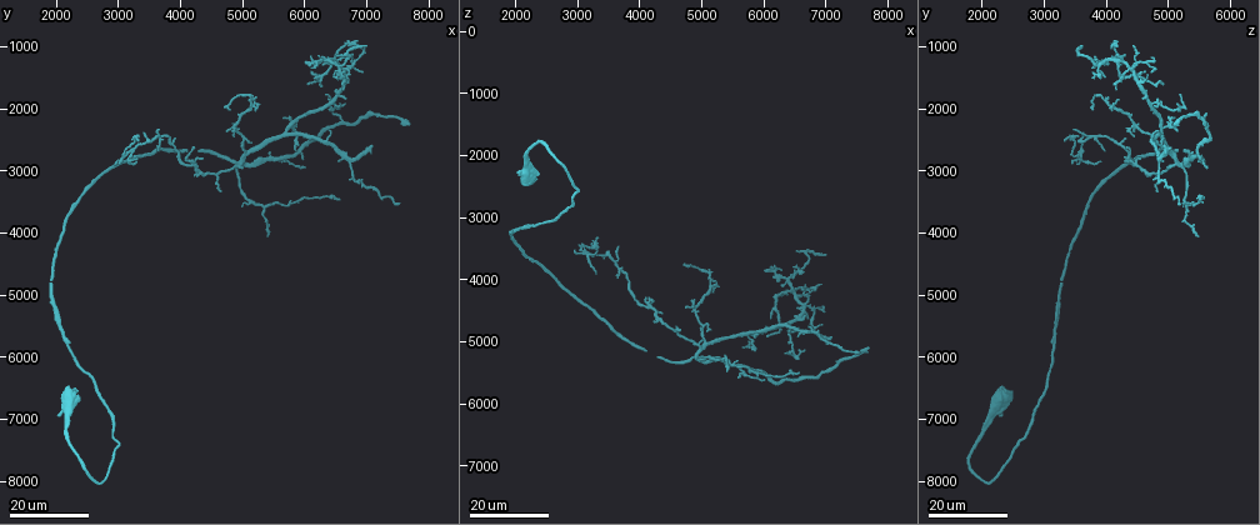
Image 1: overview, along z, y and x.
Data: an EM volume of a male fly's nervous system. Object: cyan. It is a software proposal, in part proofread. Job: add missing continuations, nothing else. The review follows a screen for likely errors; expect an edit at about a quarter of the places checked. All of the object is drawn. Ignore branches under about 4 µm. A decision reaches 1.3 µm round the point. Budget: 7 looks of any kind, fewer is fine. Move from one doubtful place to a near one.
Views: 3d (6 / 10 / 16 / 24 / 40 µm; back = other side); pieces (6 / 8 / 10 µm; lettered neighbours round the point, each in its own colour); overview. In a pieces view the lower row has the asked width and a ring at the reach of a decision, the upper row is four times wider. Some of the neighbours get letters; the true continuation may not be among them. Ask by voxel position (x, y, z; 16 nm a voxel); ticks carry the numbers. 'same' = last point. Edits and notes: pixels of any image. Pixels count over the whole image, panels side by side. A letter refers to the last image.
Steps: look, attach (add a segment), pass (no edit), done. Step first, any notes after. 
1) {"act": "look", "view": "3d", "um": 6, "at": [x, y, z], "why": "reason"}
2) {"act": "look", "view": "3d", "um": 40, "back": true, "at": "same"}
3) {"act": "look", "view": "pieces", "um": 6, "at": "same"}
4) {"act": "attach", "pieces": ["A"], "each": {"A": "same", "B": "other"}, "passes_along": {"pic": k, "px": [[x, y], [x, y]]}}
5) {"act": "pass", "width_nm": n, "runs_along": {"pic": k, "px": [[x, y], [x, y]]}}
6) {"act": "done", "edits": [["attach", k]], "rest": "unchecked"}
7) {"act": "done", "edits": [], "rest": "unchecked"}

{"act": "look", "view": "3d", "um": 16, "at": [7700, 2200, 5100], "why": "long arm stops here"}

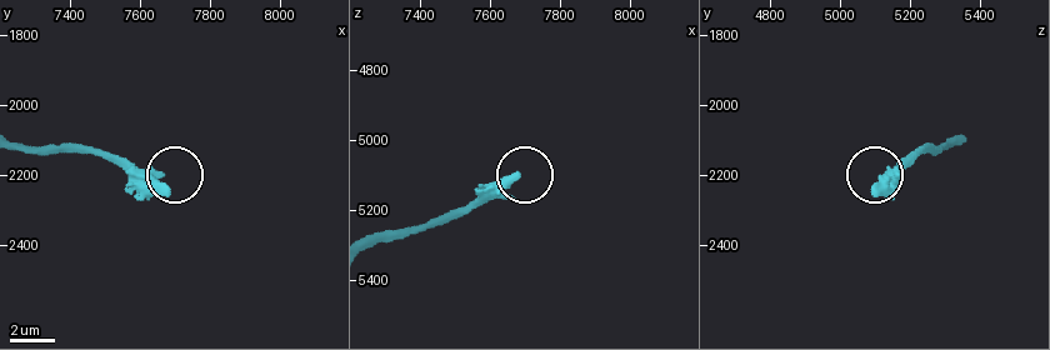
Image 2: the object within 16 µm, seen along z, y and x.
{"act": "look", "view": "pieces", "um": 8, "at": [7670, 2240, 5100]}

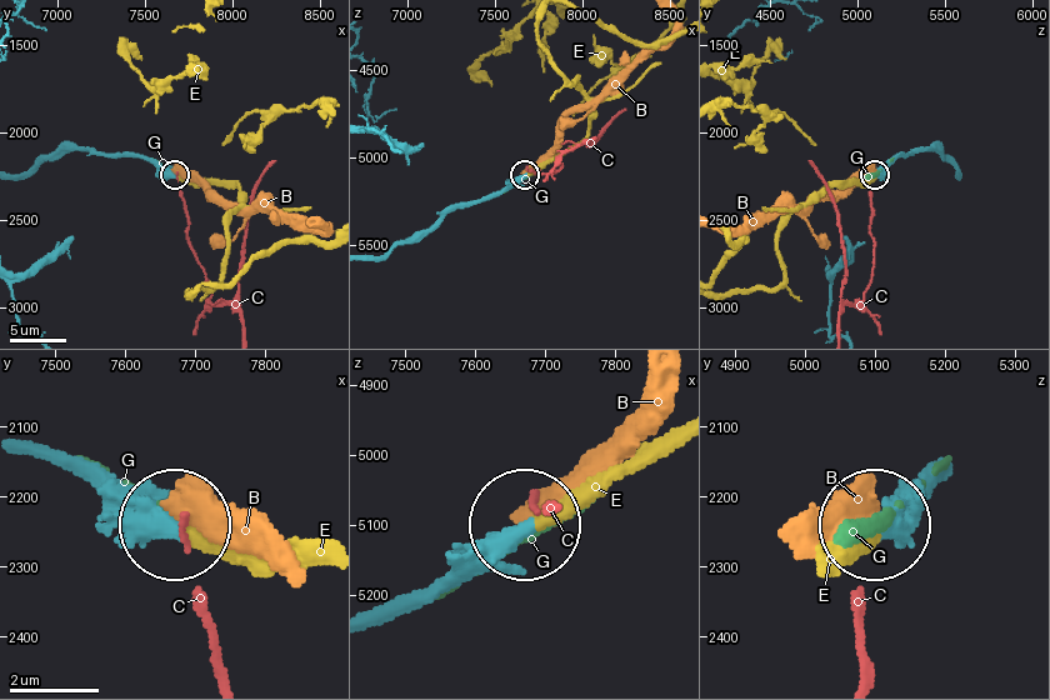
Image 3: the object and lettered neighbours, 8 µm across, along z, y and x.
{"act": "attach", "pieces": ["E"], "each": {"B": "other", "C": "other", "E": "same", "G": "other"}, "passes_along": {"pic": 3, "px": [[70, 458], [145, 491], [194, 533], [324, 544]]}, "found": "it goes on there"}

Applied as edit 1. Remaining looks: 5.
{"act": "look", "view": "overview"}

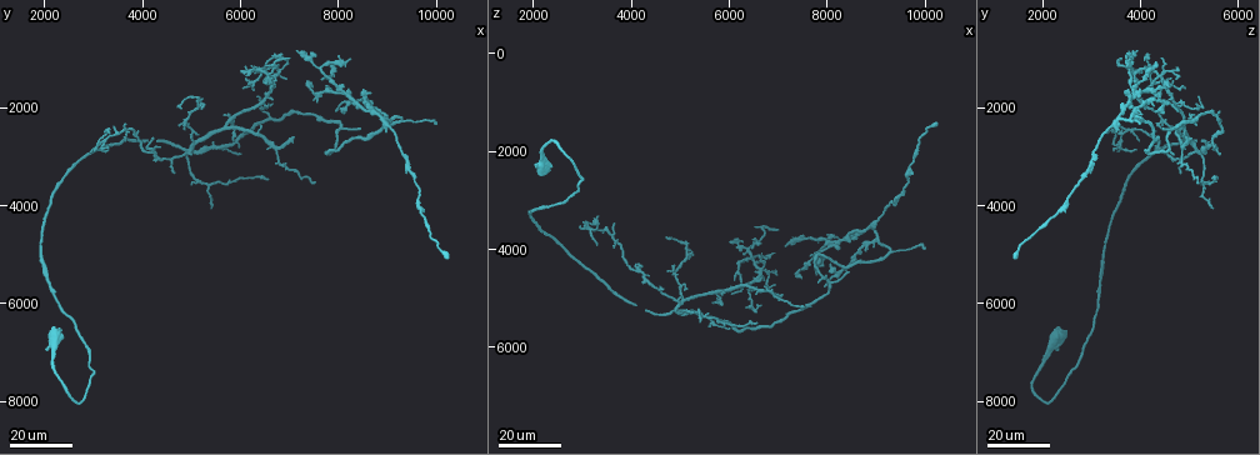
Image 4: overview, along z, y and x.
{"act": "look", "view": "3d", "um": 24, "at": [7100, 2600, 4950], "why": "an open end"}

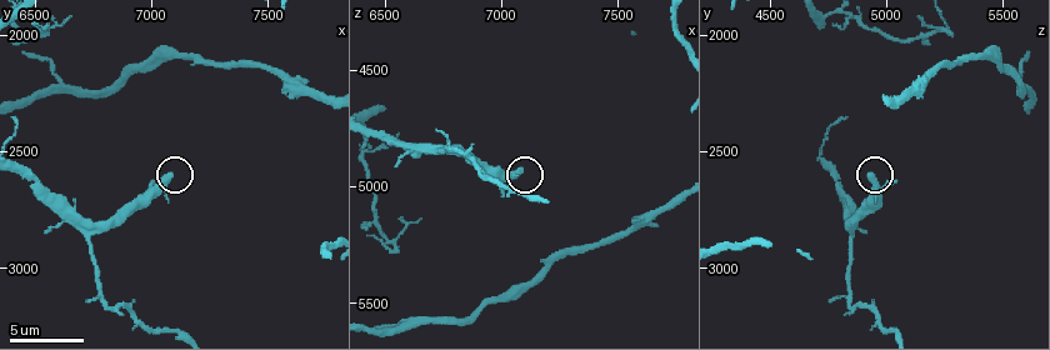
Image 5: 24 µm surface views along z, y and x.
{"act": "look", "view": "pieces", "um": 10, "at": [7090, 2610, 4940], "why": "see the neighbours"}

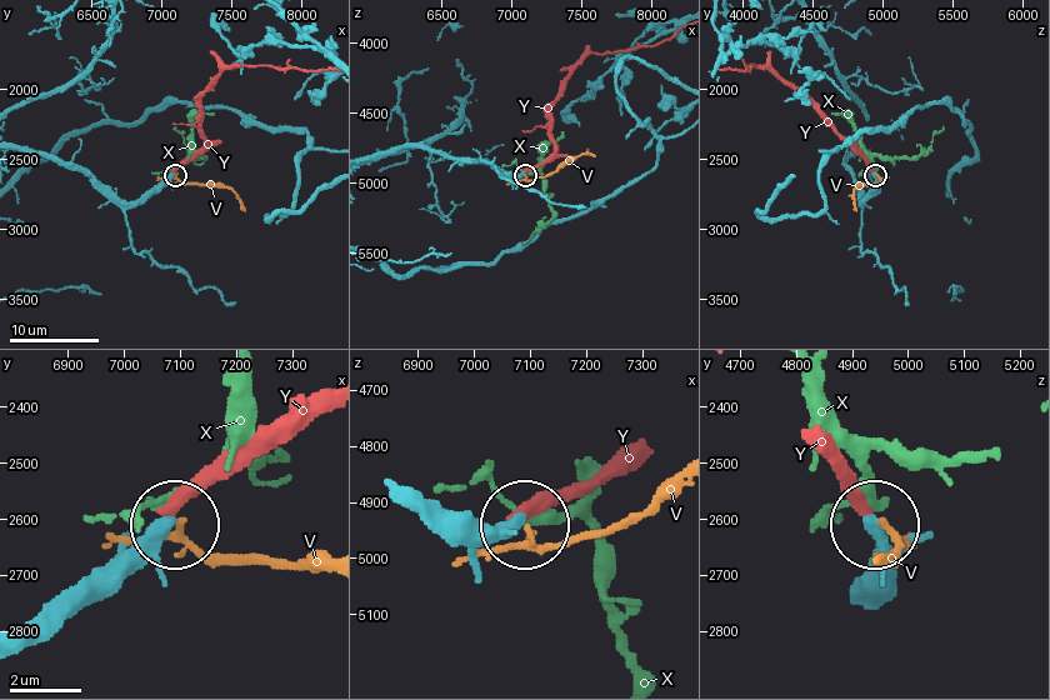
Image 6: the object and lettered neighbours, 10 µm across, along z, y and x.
{"act": "attach", "pieces": ["Y"], "width_nm": 340, "each": {"V": "other", "X": "other", "Y": "same"}, "passes_along": {"pic": 6, "px": [[500, 168], [516, 176], [553, 153], [551, 104], [590, 54]]}, "found": "the cell continues"}

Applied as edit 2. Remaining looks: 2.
{"act": "done", "edits": [["attach", 3], ["attach", 6]], "rest": "unchecked"}

